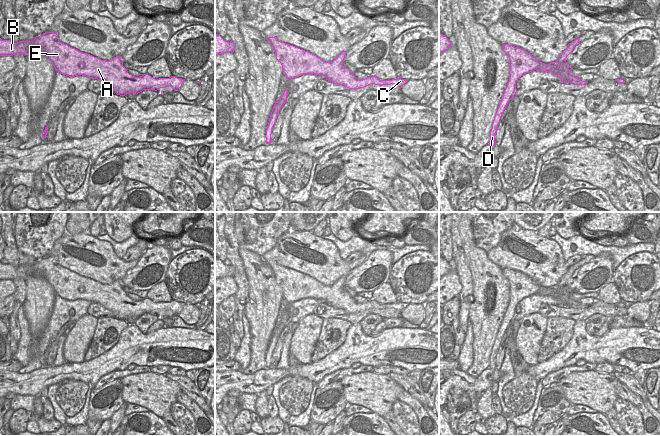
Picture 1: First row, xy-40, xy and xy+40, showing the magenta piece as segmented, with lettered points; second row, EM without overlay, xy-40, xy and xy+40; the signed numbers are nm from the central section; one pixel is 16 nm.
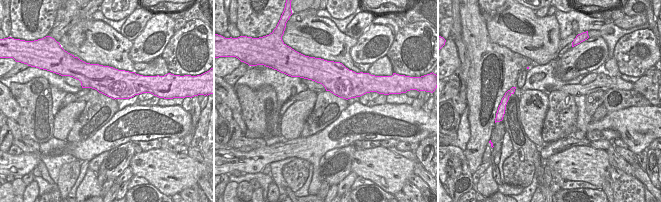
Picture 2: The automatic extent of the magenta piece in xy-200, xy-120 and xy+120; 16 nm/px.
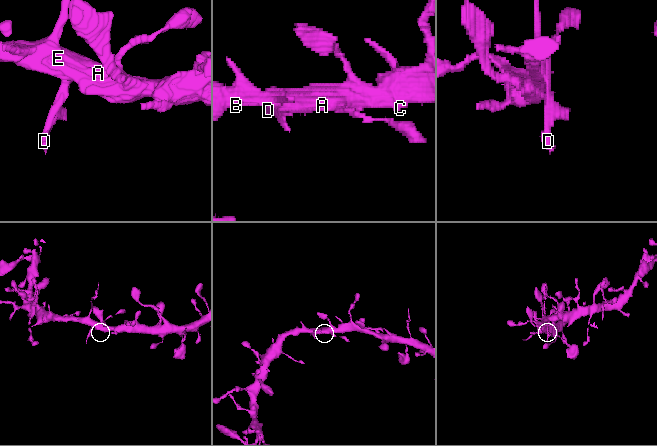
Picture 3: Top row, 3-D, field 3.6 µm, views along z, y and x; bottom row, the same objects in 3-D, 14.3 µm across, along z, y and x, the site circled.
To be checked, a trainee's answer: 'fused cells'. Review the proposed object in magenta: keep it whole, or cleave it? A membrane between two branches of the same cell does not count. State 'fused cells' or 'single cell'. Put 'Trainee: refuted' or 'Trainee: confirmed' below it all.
single cell
Trainee: refuted

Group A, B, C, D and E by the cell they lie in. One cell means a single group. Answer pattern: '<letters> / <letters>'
A B C D E

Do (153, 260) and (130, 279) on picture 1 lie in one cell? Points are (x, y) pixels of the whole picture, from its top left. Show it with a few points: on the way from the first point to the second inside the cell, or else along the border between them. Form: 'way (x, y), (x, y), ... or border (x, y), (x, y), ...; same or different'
way (147, 265), (143, 266), (136, 273); same

